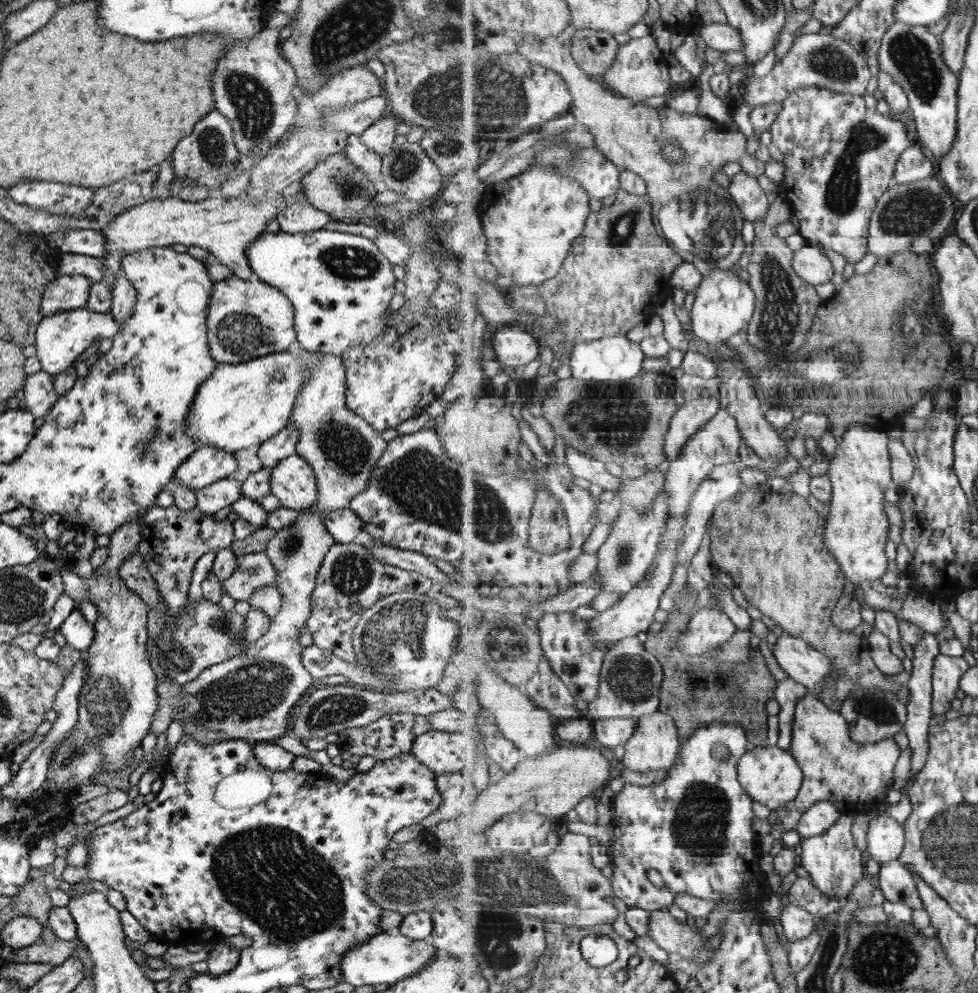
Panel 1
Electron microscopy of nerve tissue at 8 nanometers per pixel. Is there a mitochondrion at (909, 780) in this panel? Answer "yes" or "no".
no

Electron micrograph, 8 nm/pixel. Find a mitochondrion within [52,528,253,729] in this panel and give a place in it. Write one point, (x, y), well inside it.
(173, 656)

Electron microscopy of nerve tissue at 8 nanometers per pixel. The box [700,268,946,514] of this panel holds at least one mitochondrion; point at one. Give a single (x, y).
(903, 322)

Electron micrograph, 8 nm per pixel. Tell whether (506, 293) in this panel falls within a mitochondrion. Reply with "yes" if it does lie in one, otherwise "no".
no

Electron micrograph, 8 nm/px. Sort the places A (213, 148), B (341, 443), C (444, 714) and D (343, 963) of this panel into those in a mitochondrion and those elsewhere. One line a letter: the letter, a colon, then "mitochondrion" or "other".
A: mitochondrion
B: mitochondrion
C: other
D: other

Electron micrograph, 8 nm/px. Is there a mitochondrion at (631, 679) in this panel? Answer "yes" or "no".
yes

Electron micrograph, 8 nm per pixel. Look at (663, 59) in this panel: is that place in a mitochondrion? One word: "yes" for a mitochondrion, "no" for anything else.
no

